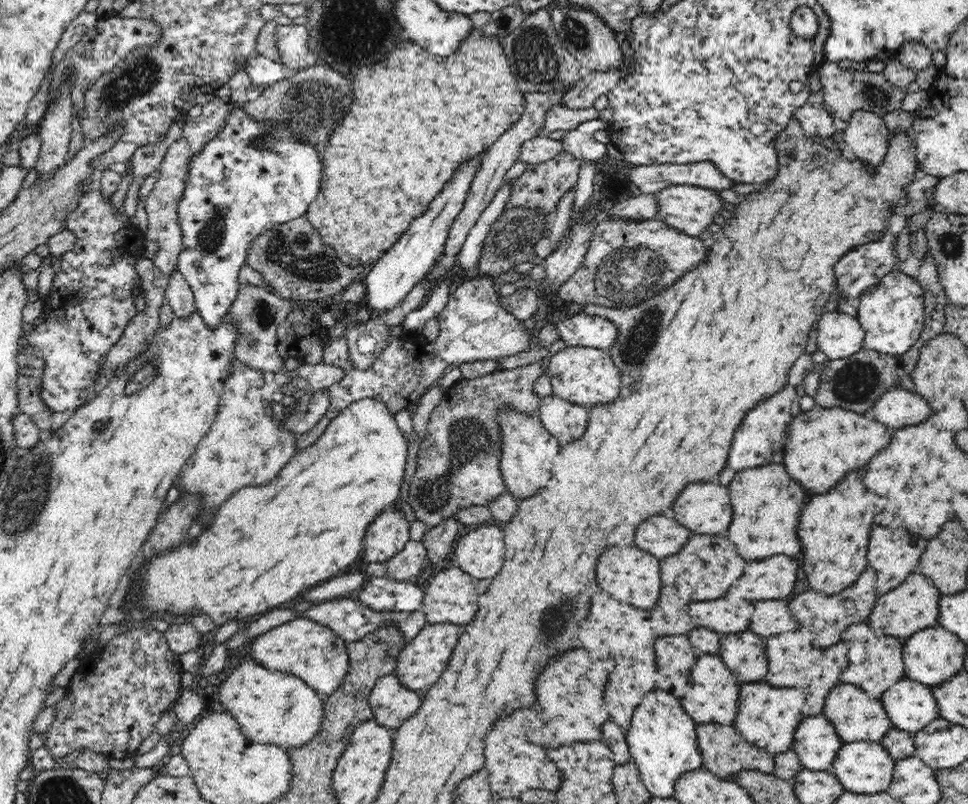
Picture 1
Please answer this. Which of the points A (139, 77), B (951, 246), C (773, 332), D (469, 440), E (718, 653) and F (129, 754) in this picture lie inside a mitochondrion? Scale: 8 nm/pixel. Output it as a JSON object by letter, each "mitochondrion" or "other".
{"A":"mitochondrion","B":"mitochondrion","C":"other","D":"mitochondrion","E":"other","F":"other"}

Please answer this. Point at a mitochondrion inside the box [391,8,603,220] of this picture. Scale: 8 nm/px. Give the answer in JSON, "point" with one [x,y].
{"point":[536,55]}

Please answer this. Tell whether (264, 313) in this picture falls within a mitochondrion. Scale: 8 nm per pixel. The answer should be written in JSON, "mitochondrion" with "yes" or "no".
{"mitochondrion":"yes"}

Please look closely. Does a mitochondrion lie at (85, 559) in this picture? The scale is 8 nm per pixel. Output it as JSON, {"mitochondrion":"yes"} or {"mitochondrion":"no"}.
{"mitochondrion":"no"}

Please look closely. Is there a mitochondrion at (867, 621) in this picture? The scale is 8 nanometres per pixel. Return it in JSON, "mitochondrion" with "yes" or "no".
{"mitochondrion":"no"}

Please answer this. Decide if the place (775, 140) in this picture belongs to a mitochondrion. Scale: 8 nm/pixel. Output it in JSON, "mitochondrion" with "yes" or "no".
{"mitochondrion":"no"}

